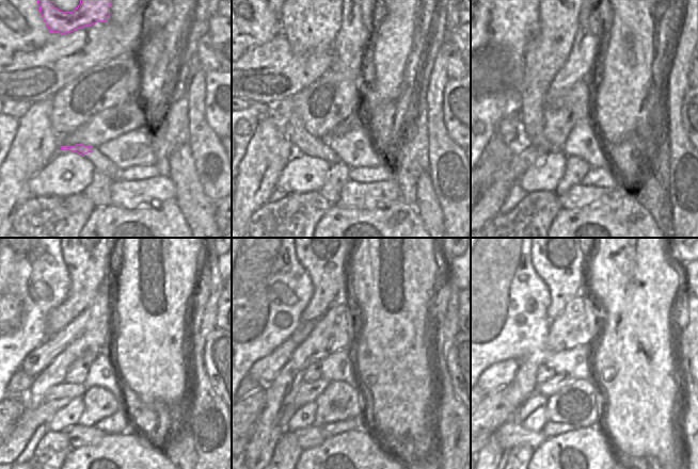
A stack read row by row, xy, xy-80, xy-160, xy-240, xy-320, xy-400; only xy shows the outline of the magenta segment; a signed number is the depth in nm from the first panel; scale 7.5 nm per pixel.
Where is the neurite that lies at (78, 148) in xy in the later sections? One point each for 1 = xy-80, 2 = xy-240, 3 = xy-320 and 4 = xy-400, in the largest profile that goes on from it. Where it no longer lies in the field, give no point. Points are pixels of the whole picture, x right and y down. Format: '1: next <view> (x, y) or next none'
1: next xy-80 (303, 143)
2: next xy-240 (84, 259)
3: next xy-320 (324, 259)
4: next xy-400 (557, 259)

